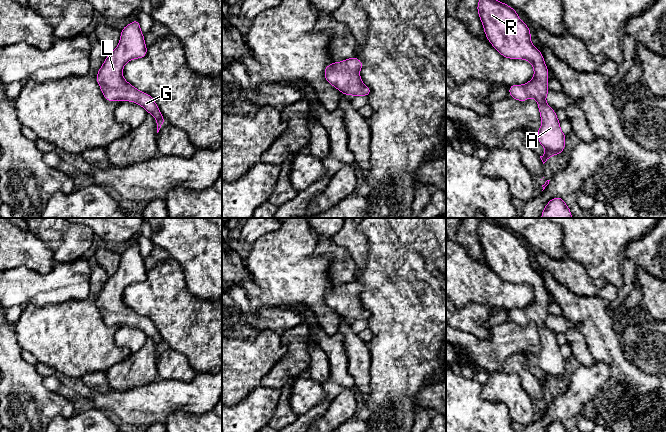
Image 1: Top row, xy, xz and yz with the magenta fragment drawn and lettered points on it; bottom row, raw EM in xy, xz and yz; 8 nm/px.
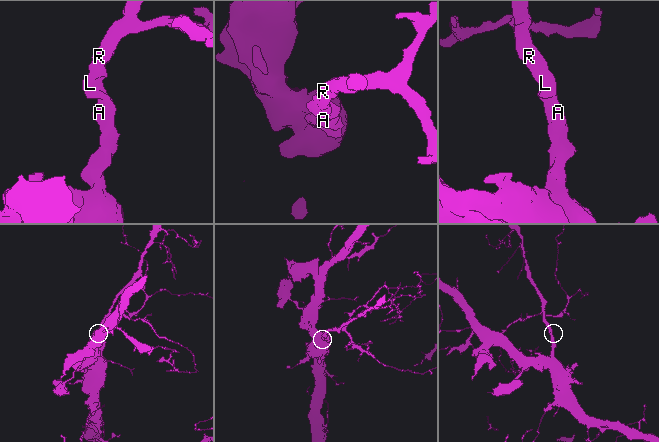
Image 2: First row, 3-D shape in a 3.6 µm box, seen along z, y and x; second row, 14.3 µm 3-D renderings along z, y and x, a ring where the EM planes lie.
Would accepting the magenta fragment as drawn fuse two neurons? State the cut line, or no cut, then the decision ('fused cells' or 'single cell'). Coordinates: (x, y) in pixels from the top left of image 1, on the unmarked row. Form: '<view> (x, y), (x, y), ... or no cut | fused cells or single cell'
no cut | single cell

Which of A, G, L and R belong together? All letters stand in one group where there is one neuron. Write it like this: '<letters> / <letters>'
A G L R

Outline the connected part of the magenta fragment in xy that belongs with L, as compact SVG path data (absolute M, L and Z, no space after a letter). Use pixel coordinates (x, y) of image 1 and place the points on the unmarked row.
M137 243L121 254L117 271L106 281L97 297L96 304L106 324L134 326L152 338L157 347L158 357L165 344L154 323L123 302L124 289L132 283L143 282L146 278L147 270Z

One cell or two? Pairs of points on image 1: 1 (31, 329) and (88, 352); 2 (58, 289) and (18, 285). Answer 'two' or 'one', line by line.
1: one
2: one

